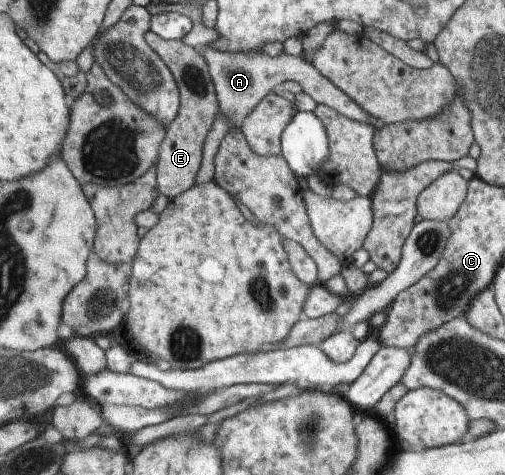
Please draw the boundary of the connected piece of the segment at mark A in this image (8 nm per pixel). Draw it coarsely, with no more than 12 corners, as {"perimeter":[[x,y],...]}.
{"perimeter":[[283,51],[203,55],[230,130],[283,82],[351,120],[381,123],[308,59]]}

